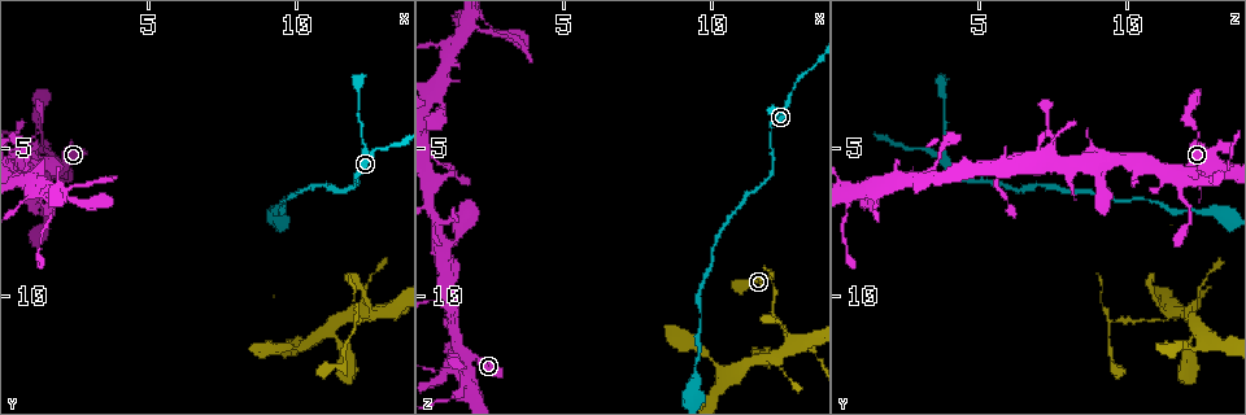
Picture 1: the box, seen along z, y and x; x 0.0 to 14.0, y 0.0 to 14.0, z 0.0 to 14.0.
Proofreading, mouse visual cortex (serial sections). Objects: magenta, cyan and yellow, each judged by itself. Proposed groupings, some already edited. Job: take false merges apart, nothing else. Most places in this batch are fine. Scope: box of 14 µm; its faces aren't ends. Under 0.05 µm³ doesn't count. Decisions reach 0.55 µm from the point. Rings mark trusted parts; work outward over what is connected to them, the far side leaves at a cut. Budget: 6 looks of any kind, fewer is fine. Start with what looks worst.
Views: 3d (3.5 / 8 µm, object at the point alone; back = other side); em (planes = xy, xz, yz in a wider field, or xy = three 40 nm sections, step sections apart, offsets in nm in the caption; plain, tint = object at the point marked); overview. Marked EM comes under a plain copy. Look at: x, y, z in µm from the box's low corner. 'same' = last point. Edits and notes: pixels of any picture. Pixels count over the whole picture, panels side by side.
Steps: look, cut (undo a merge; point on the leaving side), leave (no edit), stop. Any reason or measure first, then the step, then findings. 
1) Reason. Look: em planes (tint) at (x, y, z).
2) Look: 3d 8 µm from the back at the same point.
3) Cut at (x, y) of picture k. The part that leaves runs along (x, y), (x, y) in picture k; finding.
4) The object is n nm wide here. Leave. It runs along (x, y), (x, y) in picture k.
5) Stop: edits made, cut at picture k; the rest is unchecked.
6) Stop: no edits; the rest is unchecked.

Thin neck. Look: 3d 8 µm at (11.9, 11.0, 9.4).

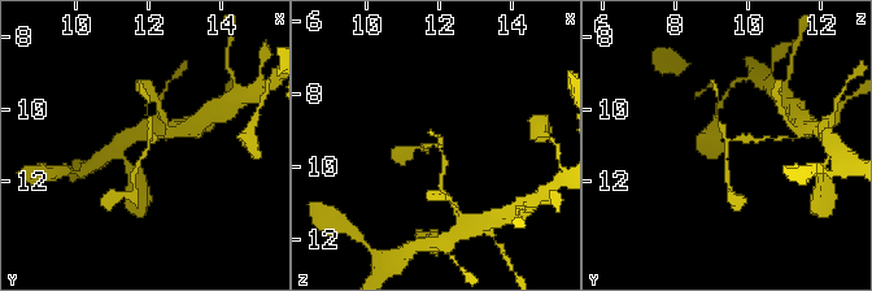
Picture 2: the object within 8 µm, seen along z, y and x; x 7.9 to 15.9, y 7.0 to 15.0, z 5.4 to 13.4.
Need the tissue. Look: em xy step 2 (tint) at (12.0, 11.0, 9.4).

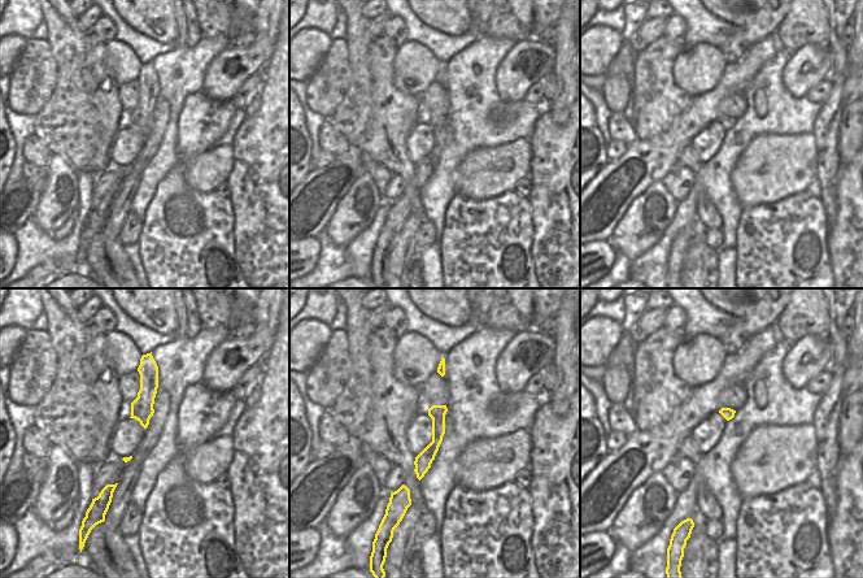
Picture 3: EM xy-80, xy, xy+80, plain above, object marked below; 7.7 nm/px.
Cut at (751, 138) of picture 2. The part that leaves runs along (729, 140), (780, 139) in picture 2; a second cell is stuck on.

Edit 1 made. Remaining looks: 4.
Look: overview.

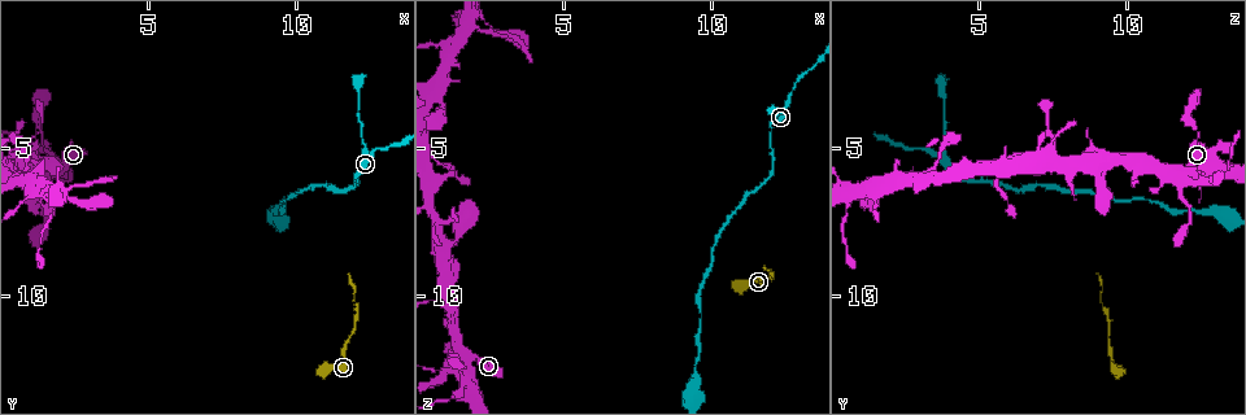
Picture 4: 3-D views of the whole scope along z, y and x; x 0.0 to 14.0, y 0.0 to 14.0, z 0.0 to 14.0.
Sharp bend. Look: 3d 3.5 µm at (1.7, 5.7, 13.4).

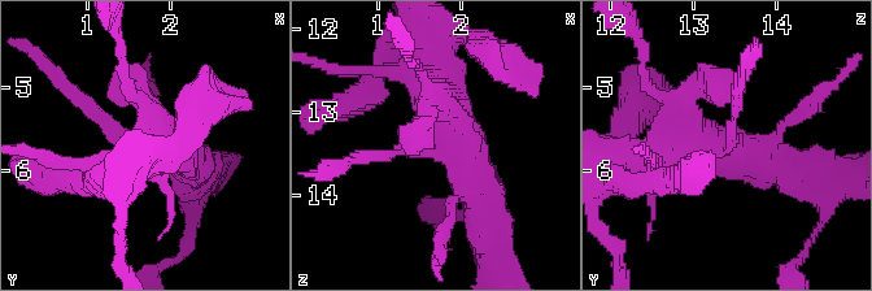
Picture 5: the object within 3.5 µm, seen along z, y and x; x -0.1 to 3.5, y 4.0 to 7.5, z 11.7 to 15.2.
The arms are 150, 500 nm wide. Look: em planes (tint) at (1.65, 5.75, 13.35).

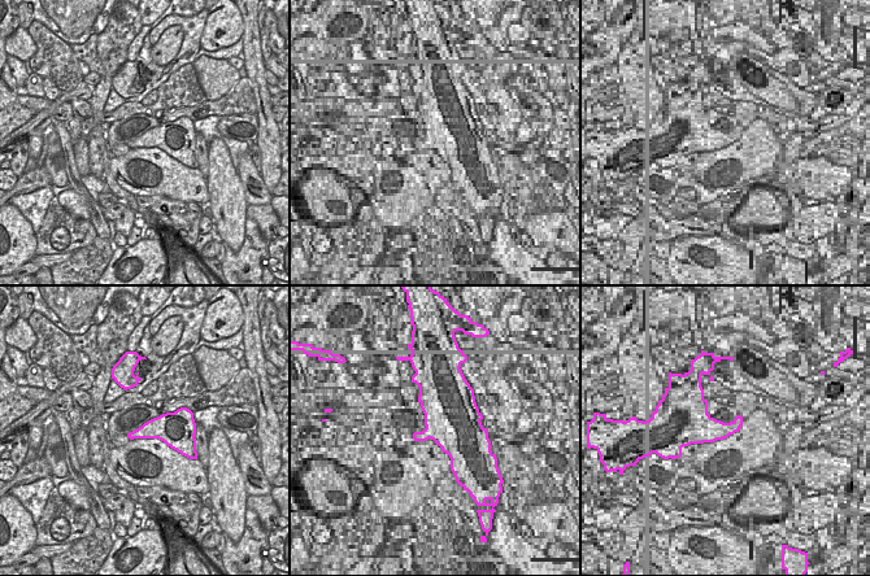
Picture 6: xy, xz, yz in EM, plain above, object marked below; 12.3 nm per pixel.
Leave. One cell here.

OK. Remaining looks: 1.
Stop: edits made, cut at picture 2; the rest is unchecked.

